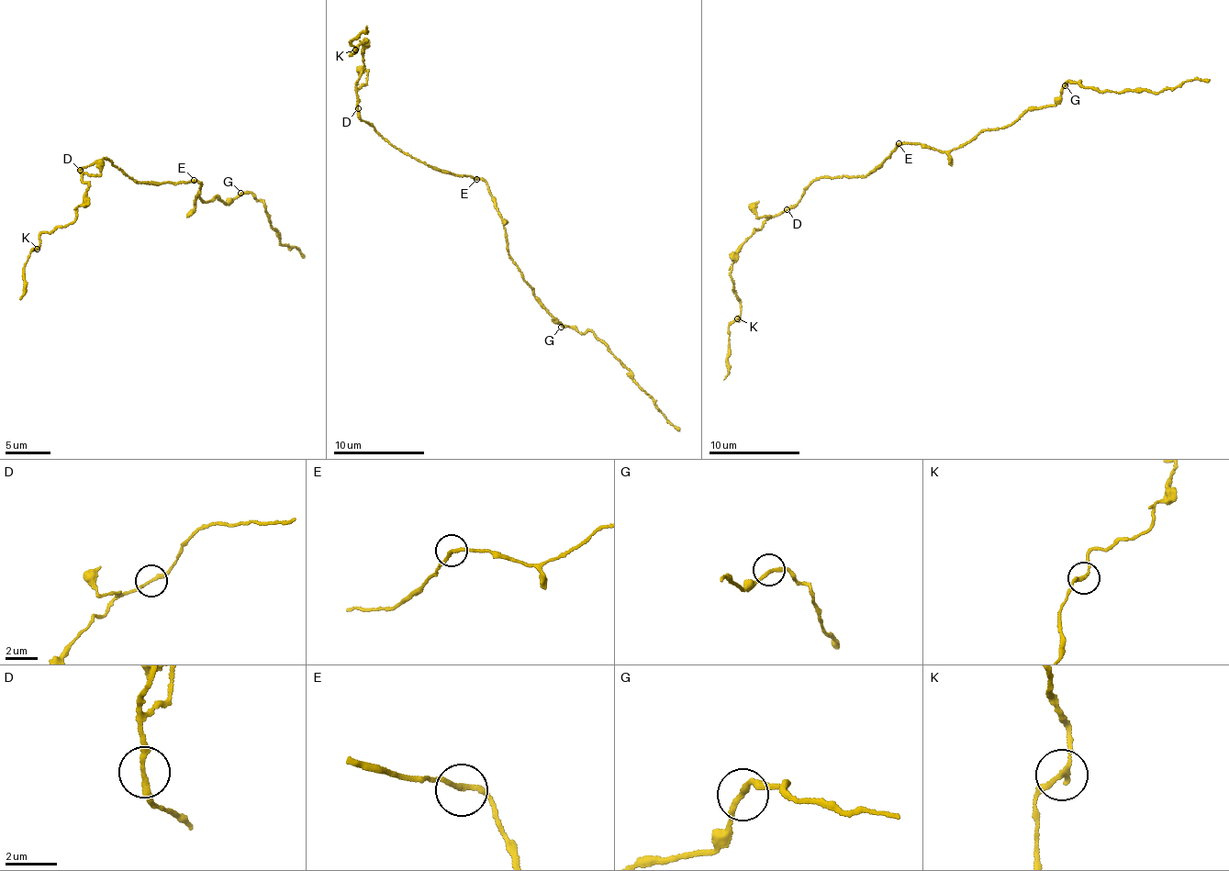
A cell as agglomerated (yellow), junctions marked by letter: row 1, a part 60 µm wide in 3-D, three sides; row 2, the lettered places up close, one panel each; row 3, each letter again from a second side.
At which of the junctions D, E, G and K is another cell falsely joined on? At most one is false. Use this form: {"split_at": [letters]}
{"split_at": ["K"]}

